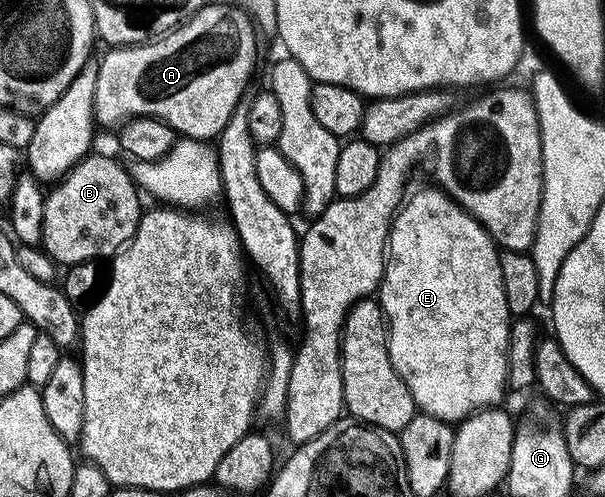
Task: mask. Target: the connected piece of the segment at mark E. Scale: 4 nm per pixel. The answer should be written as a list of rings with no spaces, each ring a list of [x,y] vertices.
[[[437,186],[429,187],[420,189],[414,197],[411,195],[394,215],[386,269],[376,296],[386,315],[386,345],[392,366],[396,366],[396,374],[404,378],[404,386],[412,390],[415,409],[441,420],[457,422],[481,408],[503,403],[502,395],[508,392],[506,355],[512,317],[508,298],[504,298],[498,245],[487,234],[486,227],[451,200],[450,195]]]

